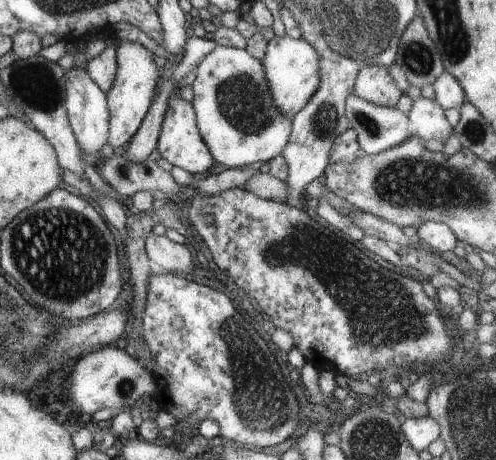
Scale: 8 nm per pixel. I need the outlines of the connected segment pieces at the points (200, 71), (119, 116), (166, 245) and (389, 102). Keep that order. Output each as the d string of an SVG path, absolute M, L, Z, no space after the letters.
M218 45L196 68L196 79L191 85L198 130L215 162L224 164L226 169L237 169L260 165L281 154L291 133L291 119L274 106L261 60L246 49Z
M118 40L116 58L117 73L110 90L106 93L110 113L107 144L112 148L126 148L156 98L160 73L159 66L155 63L155 55L138 42Z
M150 234L145 242L145 250L153 267L166 273L191 276L194 272L194 258L187 245L179 245L166 236Z
M378 65L362 67L355 77L356 96L385 107L396 107L402 95L388 68Z

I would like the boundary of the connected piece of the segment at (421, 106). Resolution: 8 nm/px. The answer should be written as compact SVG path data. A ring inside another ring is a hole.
M418 97L407 113L412 134L422 141L436 138L444 140L451 135L452 127L444 115L444 109L434 100L426 97Z

